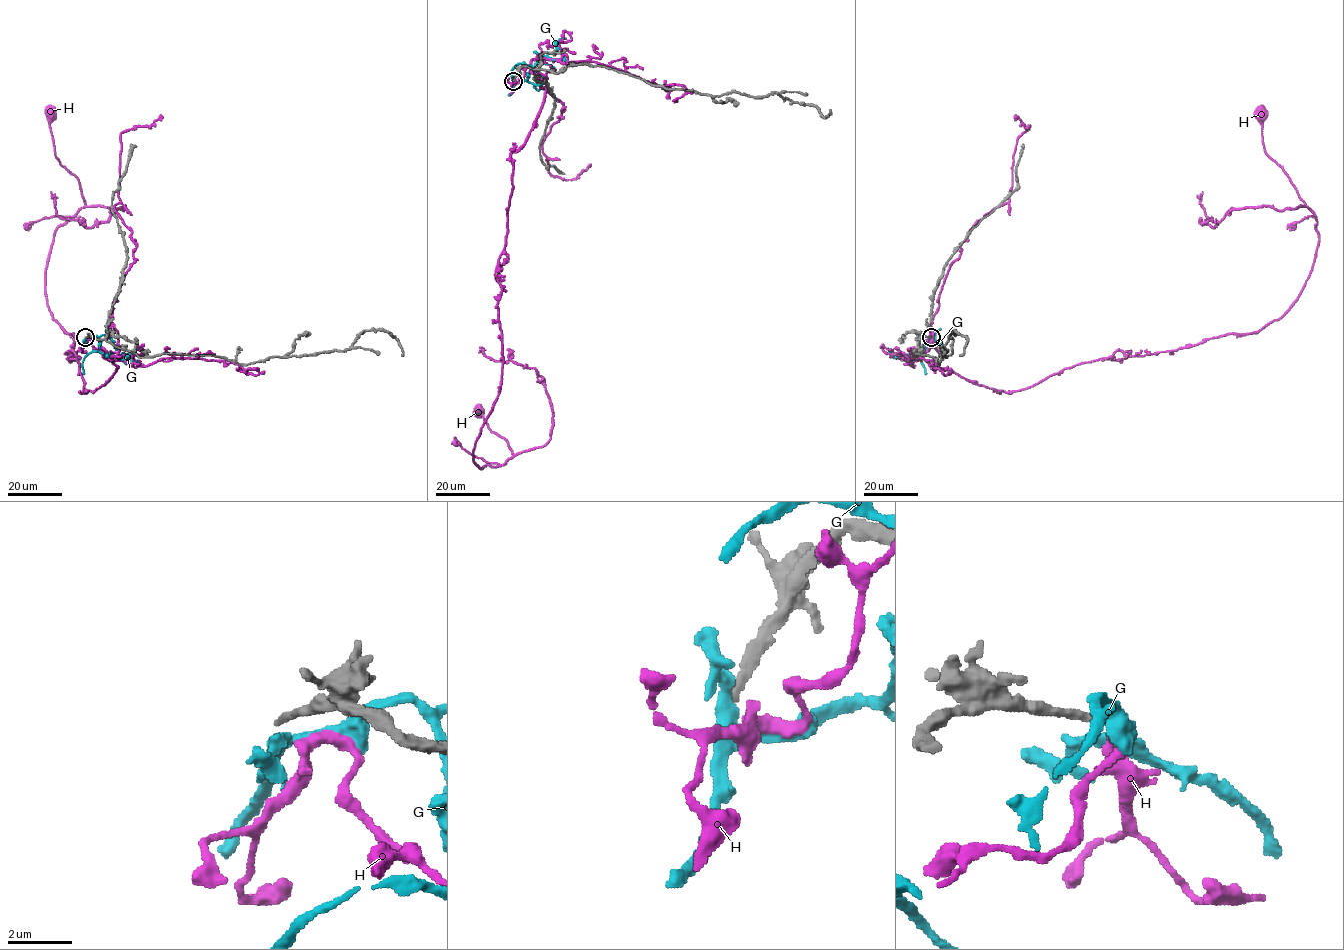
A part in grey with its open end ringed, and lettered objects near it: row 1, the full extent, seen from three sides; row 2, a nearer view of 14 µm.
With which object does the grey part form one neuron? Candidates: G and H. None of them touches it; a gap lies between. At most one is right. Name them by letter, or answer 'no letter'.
no letter

